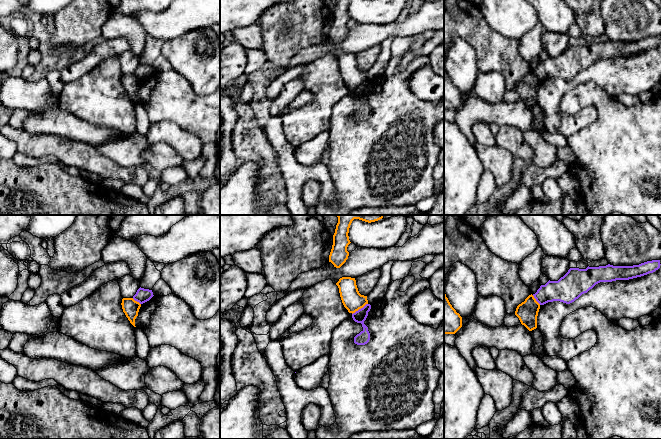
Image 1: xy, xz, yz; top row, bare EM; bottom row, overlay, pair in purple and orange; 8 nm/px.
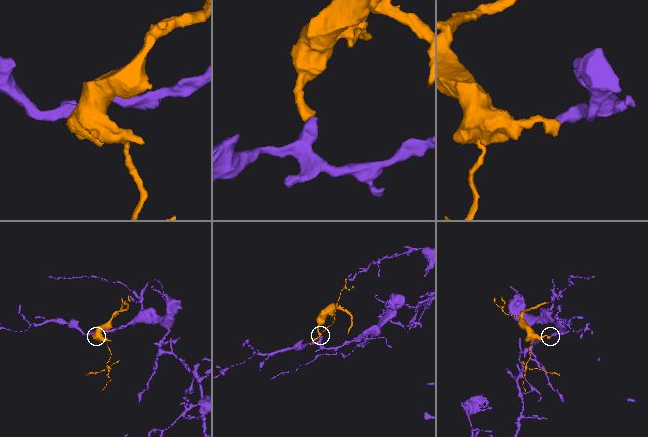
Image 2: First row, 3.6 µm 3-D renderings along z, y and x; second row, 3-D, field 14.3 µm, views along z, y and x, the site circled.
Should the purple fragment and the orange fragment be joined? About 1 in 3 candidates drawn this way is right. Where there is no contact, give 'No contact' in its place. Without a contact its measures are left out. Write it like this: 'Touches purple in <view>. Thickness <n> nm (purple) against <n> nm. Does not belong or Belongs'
Touches purple in xz. Thickness 100 nm (purple) against 160 nm. Does not belong

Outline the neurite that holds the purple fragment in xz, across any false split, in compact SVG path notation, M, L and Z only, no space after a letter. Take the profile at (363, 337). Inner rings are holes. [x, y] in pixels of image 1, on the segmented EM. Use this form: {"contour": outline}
{"contour": "M366 304L363 308L352 314L353 320L357 323L361 323L363 327L363 330L354 337L354 343L357 345L365 345L370 340L370 333L368 331L368 327L364 324L364 321L366 320L370 309L371 305Z"}

